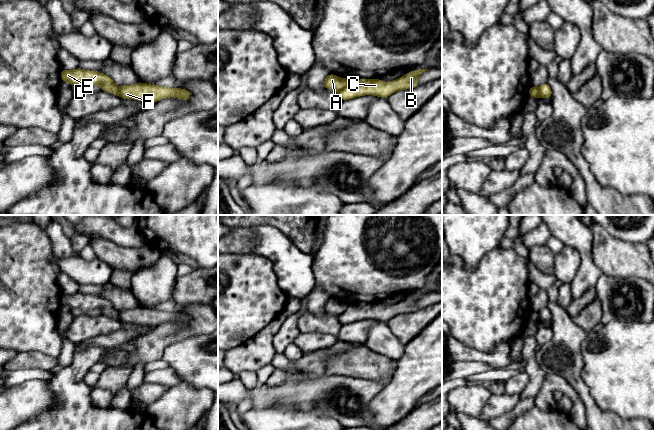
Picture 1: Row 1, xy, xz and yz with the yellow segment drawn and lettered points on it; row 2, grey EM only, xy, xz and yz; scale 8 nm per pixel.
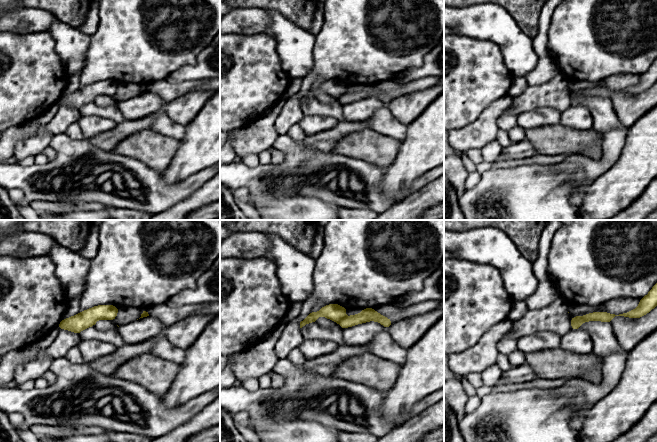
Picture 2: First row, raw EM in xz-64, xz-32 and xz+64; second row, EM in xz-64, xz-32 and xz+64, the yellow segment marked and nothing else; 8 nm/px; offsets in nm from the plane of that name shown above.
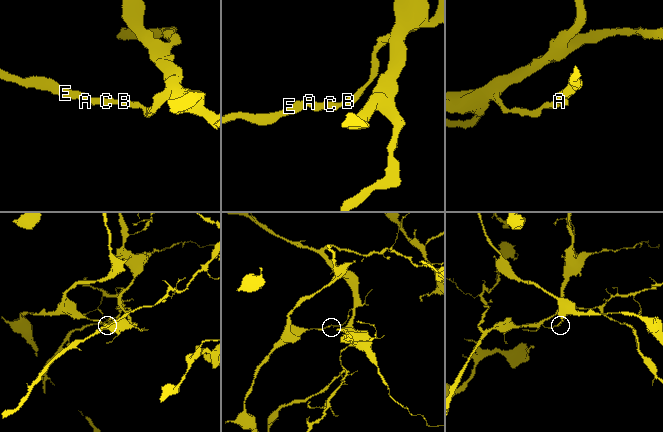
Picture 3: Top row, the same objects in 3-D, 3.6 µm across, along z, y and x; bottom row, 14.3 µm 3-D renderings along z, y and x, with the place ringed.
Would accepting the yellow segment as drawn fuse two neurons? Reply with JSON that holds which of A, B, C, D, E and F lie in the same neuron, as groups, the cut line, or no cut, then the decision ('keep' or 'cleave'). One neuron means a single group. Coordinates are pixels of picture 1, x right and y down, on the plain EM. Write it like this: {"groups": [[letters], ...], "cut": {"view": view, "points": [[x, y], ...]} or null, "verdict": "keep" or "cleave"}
{"groups": [["A", "D", "E"], ["B", "C", "F"]], "cut": {"view": "xz", "points": [[349, 304], [338, 316]]}, "verdict": "cleave"}

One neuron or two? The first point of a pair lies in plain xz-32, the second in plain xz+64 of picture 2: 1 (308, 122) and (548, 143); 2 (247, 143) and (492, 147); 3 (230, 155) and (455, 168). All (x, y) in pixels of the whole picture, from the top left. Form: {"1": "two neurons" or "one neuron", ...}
{"1": "two neurons", "2": "two neurons", "3": "one neuron"}

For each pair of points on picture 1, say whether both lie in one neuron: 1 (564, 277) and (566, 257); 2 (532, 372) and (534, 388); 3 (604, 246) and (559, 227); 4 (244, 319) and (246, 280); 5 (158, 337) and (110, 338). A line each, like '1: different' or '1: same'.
1: same
2: same
3: different
4: same
5: different

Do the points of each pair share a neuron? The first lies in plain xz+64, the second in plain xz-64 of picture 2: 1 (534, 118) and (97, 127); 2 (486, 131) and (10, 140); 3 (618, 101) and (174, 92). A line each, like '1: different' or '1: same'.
1: same
2: different
3: different

